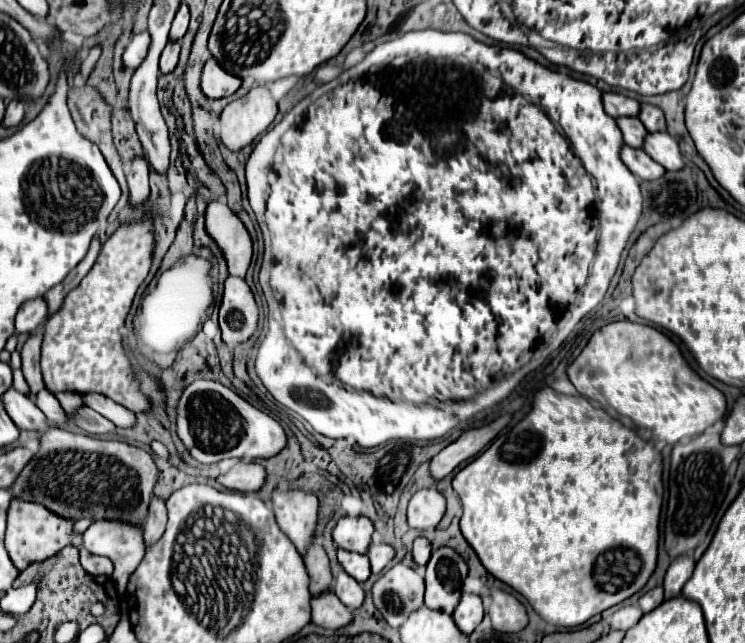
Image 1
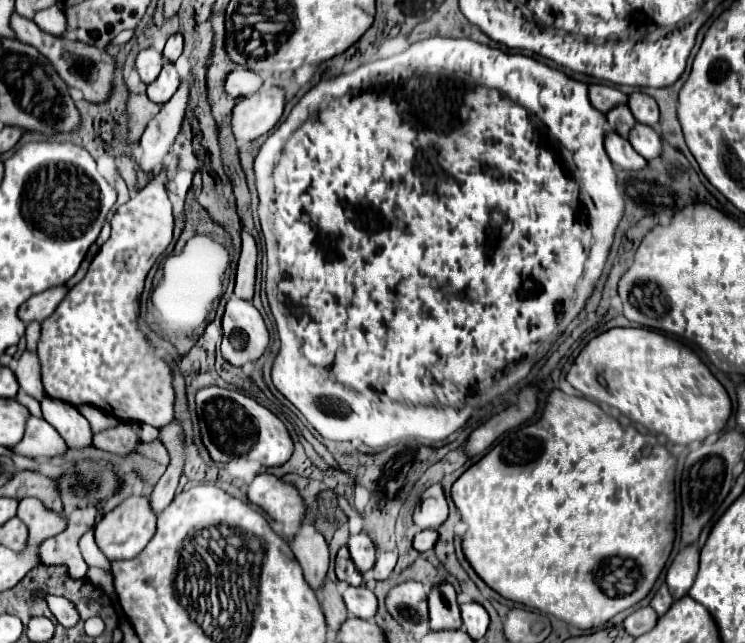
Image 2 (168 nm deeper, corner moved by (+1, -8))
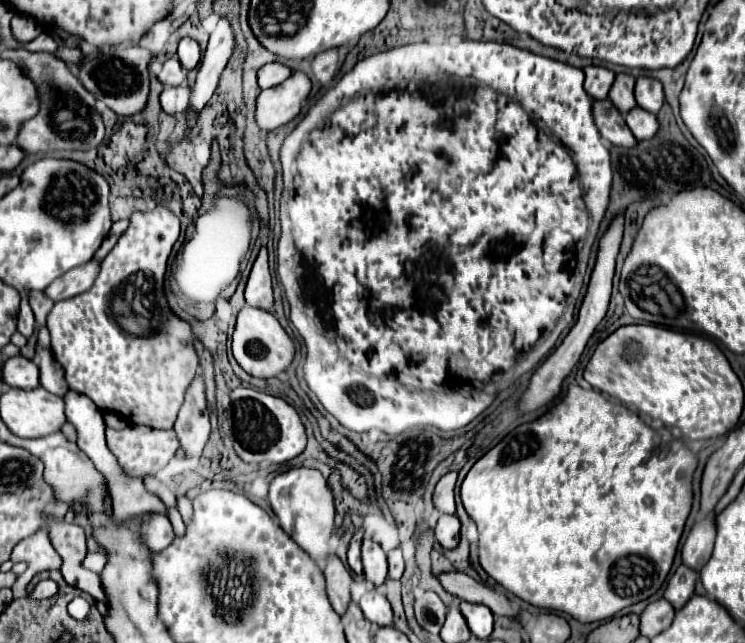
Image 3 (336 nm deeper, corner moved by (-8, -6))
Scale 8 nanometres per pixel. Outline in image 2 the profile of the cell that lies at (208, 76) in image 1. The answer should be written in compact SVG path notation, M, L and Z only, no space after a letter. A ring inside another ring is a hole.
M236 69L226 77L226 93L230 97L248 97L262 87L262 77L250 69Z

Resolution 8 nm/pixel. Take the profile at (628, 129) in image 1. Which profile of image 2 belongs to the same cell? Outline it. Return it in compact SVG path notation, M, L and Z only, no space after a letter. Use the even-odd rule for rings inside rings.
M618 105L616 109L610 109L606 113L606 119L608 119L608 125L622 137L628 137L628 131L634 127L636 119L632 117L628 105Z

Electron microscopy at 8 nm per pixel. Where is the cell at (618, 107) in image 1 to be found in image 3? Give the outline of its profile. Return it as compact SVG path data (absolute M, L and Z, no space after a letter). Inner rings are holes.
M585 67L585 91L595 99L603 101L609 97L609 89L615 81L615 75L603 67Z

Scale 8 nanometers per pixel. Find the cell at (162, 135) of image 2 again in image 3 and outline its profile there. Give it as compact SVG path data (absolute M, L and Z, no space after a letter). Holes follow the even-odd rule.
M219 19L215 31L209 37L207 51L205 51L205 55L197 67L195 85L193 85L191 97L189 97L189 109L183 113L185 129L191 129L197 123L201 109L207 105L207 101L211 99L211 95L217 87L219 75L225 69L225 65L233 53L233 47L235 47L235 41L233 41L229 21Z

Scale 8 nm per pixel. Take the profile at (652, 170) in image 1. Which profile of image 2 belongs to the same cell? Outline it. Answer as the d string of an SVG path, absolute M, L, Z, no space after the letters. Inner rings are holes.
M608 131L604 145L606 145L606 153L612 159L612 163L620 165L622 169L638 171L638 169L642 169L646 165L644 157L640 157L640 153L636 153L632 149L632 145L628 145L628 139L620 137L618 133Z

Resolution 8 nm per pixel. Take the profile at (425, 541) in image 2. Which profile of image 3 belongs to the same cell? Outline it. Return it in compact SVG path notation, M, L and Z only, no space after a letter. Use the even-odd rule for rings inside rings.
M441 515L435 529L433 529L437 543L441 547L445 547L445 549L457 547L457 543L459 543L459 527L461 527L461 523L459 523L459 519L455 515Z

